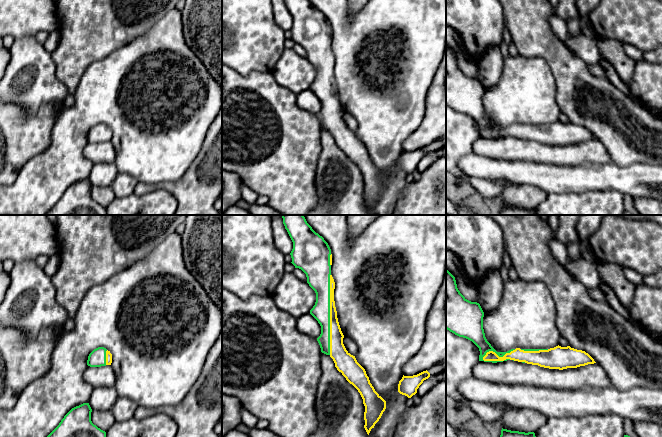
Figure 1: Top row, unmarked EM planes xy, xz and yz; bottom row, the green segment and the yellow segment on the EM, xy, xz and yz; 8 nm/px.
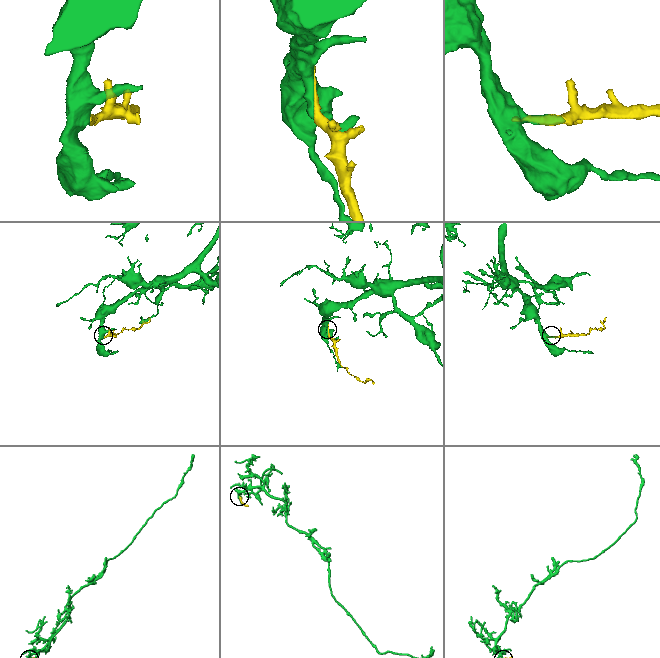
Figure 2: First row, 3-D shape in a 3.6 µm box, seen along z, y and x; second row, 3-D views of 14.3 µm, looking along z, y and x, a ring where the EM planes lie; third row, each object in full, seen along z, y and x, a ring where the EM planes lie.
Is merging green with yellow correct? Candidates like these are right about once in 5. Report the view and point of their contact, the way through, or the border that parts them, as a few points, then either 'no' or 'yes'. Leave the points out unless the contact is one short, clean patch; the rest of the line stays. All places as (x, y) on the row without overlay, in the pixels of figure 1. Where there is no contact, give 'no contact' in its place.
xz (329, 90) | yes

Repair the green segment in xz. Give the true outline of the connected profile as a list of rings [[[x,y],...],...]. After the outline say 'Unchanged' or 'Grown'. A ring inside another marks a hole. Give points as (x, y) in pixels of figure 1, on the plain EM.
[[[284,0],[284,2],[293,18],[293,25],[290,29],[292,34],[291,39],[295,44],[301,45],[306,50],[307,59],[316,69],[316,78],[310,86],[310,90],[321,102],[321,110],[317,114],[321,128],[333,135],[337,146],[360,169],[365,182],[364,204],[369,211],[371,205],[374,204],[385,187],[386,177],[375,167],[365,145],[357,138],[355,132],[346,126],[343,120],[344,111],[338,98],[334,77],[335,58],[331,51],[331,25],[324,14],[316,9],[309,0]]]. Grown

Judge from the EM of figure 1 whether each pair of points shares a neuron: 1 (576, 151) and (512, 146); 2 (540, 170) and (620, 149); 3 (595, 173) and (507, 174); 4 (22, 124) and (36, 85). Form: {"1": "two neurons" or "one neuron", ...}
{"1": "one neuron", "2": "two neurons", "3": "one neuron", "4": "two neurons"}

